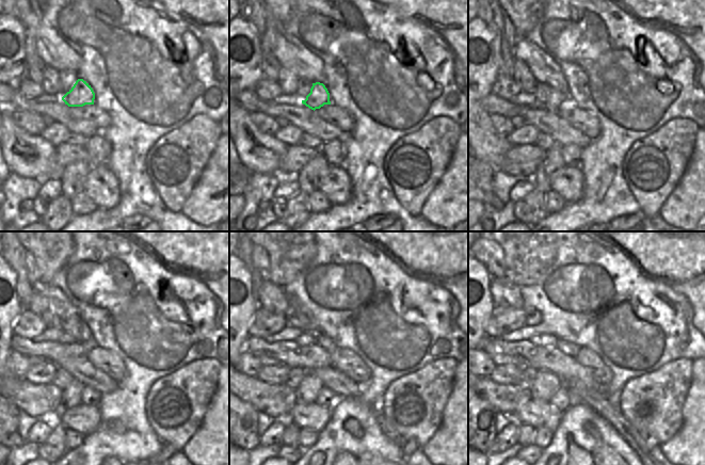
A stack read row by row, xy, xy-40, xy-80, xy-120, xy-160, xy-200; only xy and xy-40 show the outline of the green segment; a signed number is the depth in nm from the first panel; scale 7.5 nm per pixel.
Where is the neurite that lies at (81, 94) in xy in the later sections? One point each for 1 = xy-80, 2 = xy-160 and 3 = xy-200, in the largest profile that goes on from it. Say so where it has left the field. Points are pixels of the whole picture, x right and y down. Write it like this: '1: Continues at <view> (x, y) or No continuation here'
1: Continues at xy-80 (556, 98)
2: Continues at xy-160 (294, 317)
3: Continues at xy-200 (532, 317)

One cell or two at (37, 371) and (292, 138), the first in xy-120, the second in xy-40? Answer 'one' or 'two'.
one

